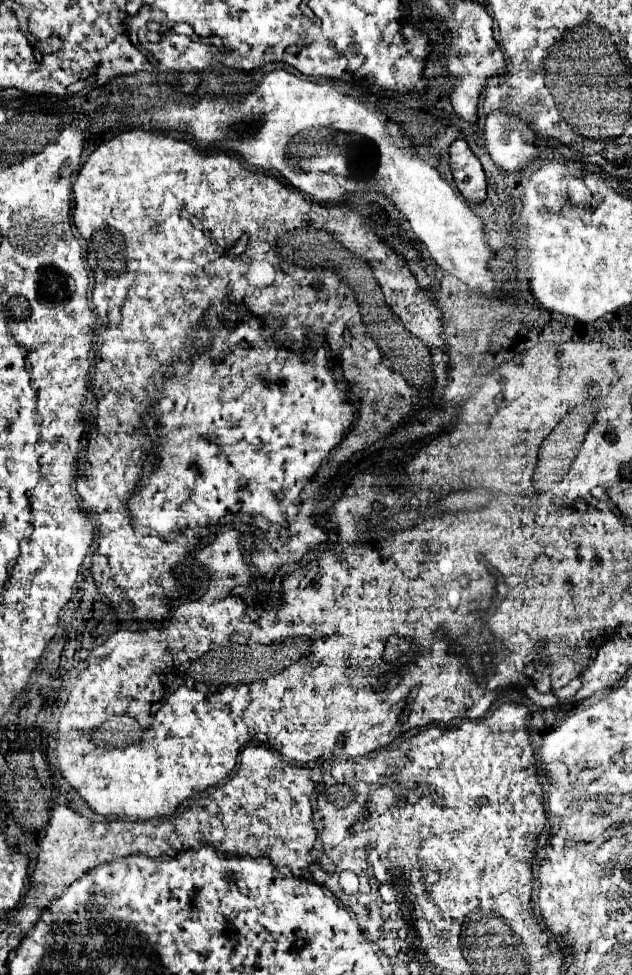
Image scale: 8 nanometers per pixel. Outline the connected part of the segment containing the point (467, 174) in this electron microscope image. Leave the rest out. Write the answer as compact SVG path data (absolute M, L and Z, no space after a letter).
M473 154L473 168L453 168L453 178L461 194L471 202L483 202L487 196L485 172Z

